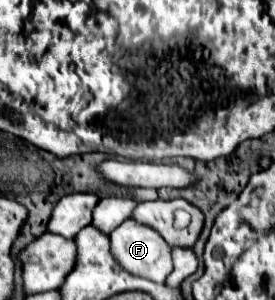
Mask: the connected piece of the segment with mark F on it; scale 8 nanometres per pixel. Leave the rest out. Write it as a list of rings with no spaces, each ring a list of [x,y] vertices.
[[[124,220],[116,230],[110,232],[108,238],[112,256],[116,256],[116,262],[120,262],[120,266],[124,266],[128,274],[136,274],[138,278],[148,278],[150,282],[164,284],[166,276],[172,272],[172,258],[170,258],[170,246],[156,230],[138,224],[136,220]]]

